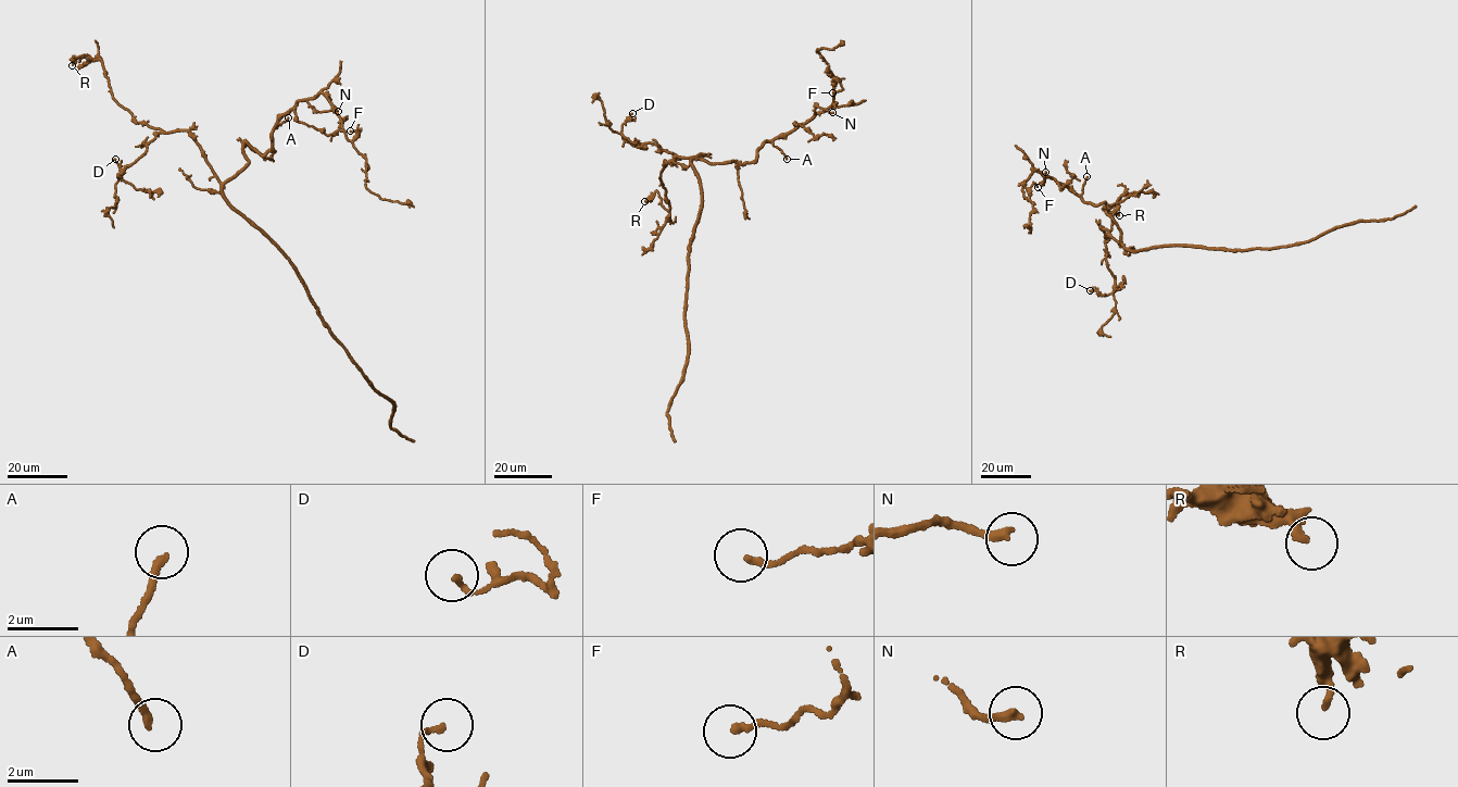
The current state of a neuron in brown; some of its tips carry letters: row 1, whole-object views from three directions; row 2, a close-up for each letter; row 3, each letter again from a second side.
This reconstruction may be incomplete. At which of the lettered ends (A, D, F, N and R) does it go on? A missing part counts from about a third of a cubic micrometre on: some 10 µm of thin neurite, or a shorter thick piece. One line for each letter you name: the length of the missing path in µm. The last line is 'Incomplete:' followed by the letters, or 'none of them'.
N: 15 µm
Incomplete: N

